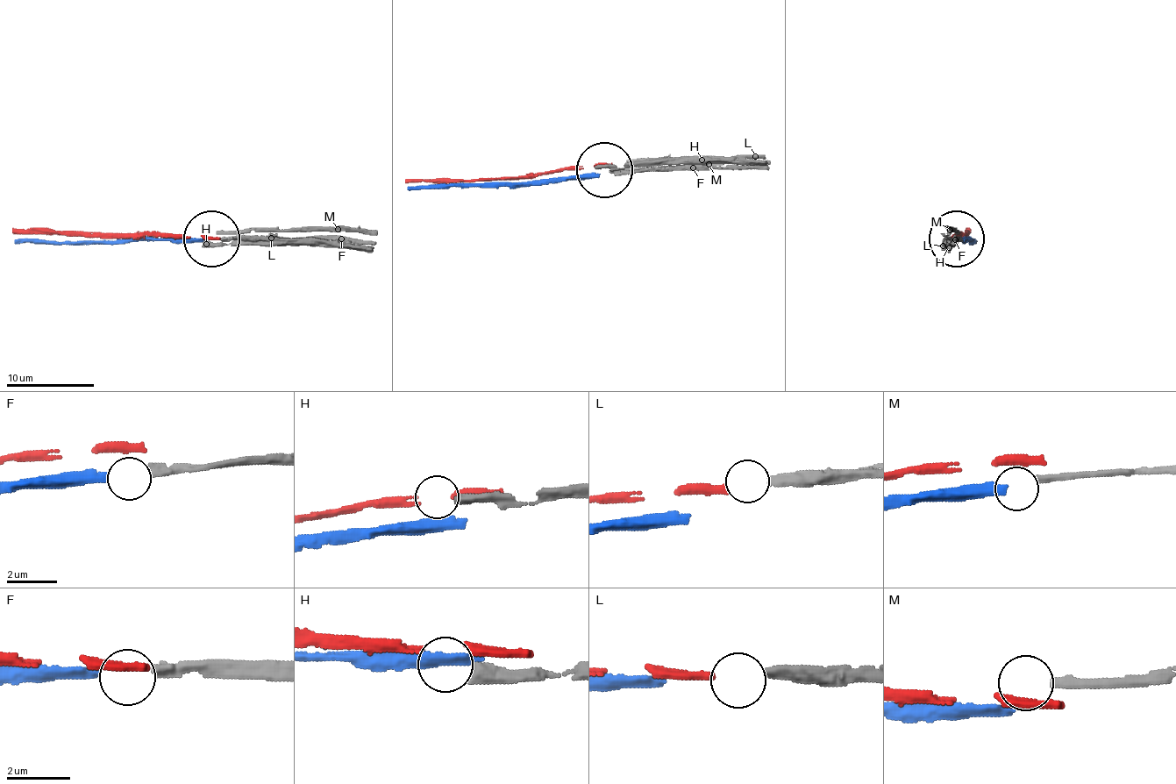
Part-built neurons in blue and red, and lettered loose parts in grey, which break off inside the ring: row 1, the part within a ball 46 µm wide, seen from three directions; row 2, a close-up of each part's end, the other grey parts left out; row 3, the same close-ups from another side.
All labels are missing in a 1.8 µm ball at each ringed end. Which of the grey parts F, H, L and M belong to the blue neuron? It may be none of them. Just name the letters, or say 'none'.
F

